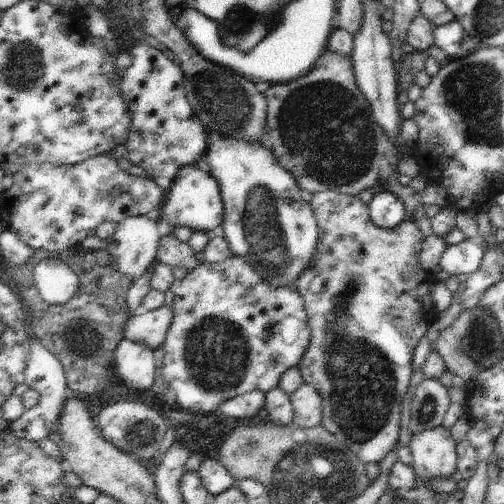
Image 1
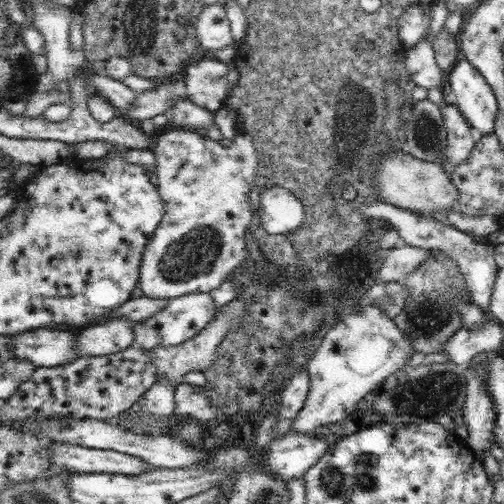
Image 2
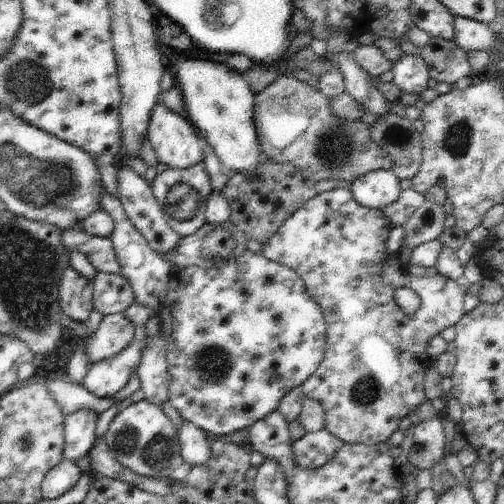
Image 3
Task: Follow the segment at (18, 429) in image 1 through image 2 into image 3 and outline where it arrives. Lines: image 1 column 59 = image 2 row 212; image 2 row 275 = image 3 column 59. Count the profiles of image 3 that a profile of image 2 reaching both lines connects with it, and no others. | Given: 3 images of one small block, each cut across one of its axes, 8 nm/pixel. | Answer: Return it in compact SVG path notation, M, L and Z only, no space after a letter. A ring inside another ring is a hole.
M61 460L59 464L55 464L43 478L41 482L41 494L43 500L55 500L59 496L63 496L67 490L71 490L77 480L81 476L81 470L69 462L69 460Z

